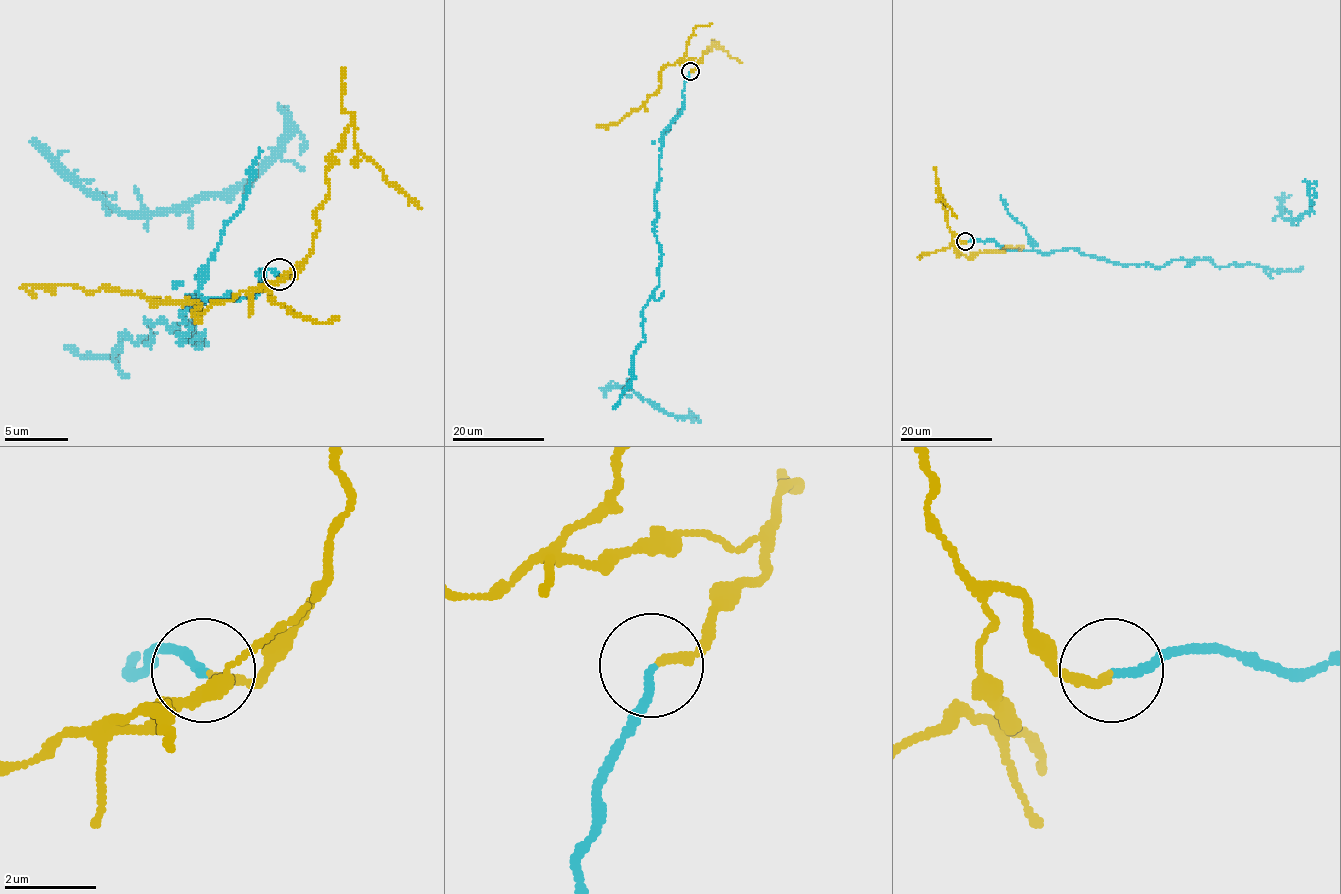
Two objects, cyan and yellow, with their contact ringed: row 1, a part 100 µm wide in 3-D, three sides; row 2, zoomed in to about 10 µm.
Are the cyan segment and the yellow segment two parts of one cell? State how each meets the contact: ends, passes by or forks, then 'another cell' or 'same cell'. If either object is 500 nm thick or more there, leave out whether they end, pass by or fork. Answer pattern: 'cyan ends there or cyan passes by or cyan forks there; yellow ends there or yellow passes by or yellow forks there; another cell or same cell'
cyan ends there; yellow ends there; another cell

